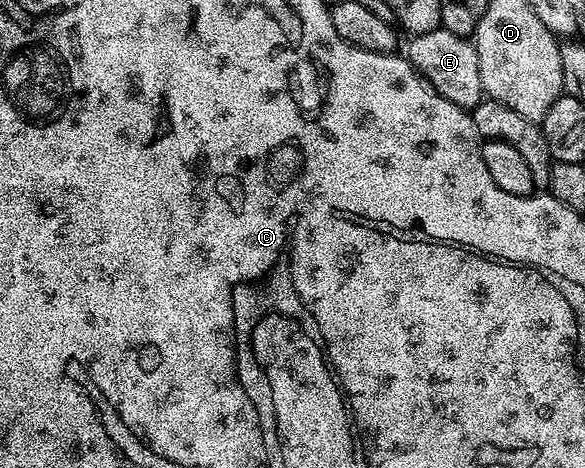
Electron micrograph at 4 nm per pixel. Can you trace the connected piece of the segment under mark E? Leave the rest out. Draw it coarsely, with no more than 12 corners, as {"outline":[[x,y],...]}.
{"outline":[[440,27],[408,38],[409,62],[443,99],[483,99],[479,55]]}

